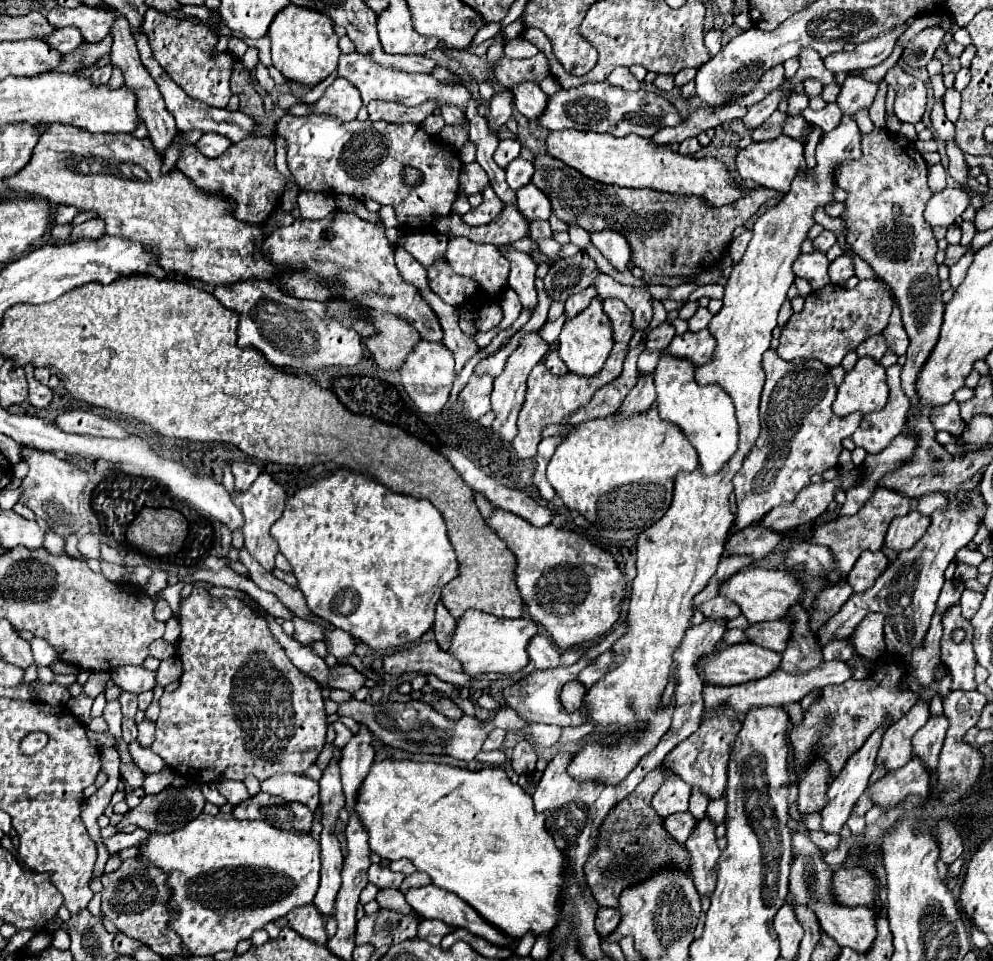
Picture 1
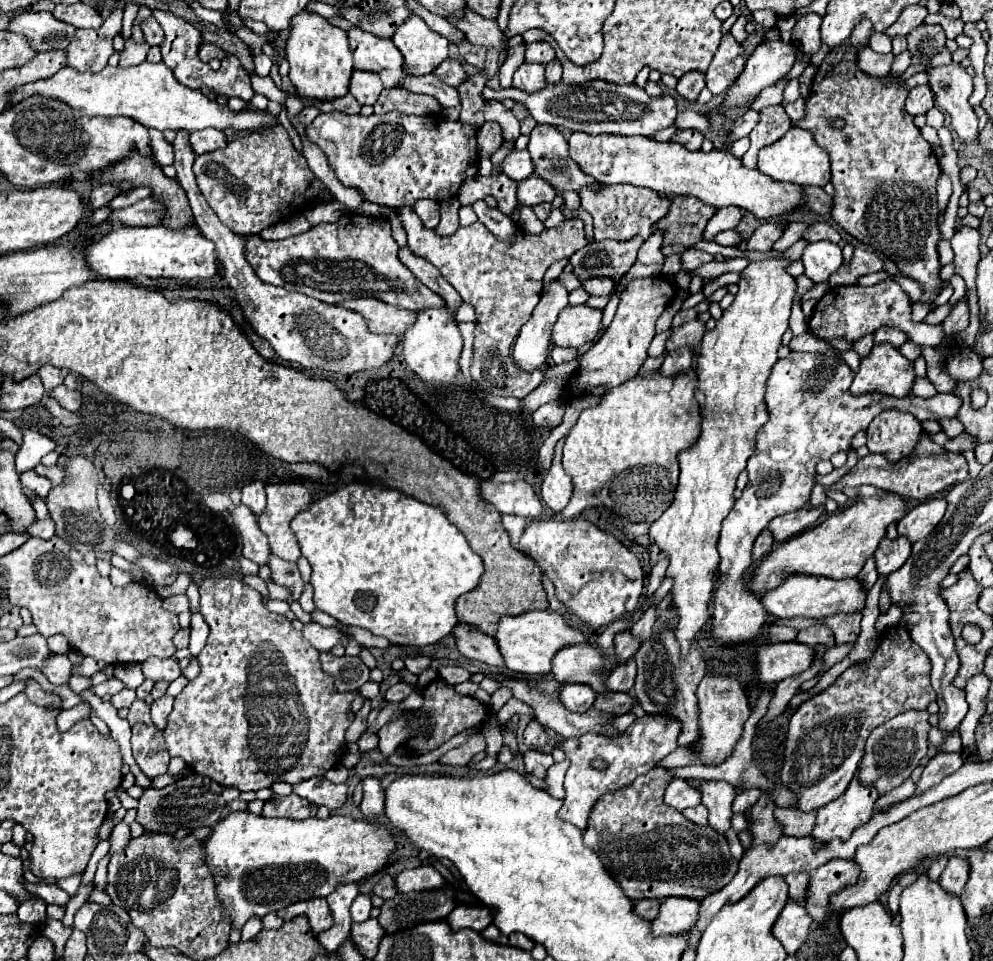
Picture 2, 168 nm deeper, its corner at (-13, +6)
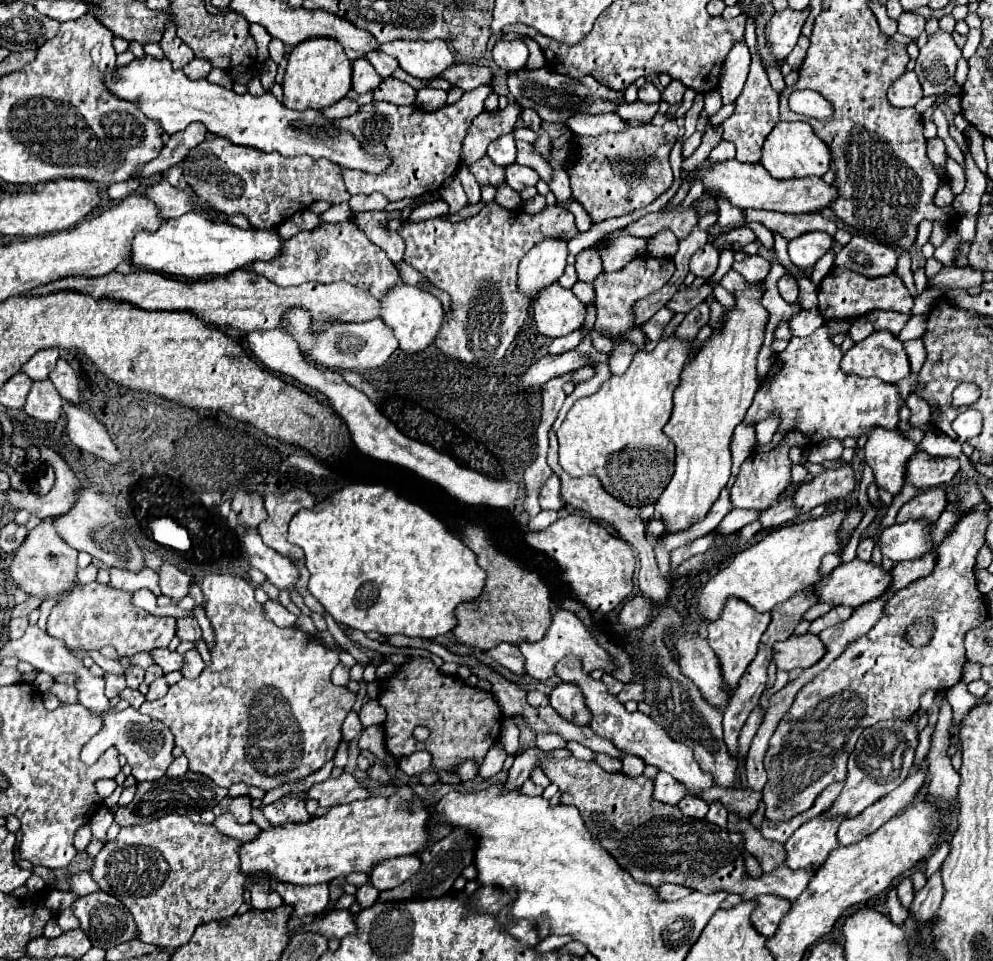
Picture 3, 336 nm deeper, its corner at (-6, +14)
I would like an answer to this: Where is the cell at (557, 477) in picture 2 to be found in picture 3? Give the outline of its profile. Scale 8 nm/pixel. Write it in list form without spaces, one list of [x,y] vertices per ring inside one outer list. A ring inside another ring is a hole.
[[[553,475],[541,489],[539,495],[539,503],[541,509],[551,509],[551,511],[559,511],[561,509],[561,495],[559,495],[559,477]]]

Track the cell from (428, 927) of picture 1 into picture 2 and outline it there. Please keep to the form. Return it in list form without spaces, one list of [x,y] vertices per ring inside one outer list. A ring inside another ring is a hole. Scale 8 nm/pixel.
[[[456,905],[454,911],[446,917],[446,921],[456,931],[464,927],[482,931],[492,923],[492,915],[488,913],[488,909],[484,909],[484,905]]]

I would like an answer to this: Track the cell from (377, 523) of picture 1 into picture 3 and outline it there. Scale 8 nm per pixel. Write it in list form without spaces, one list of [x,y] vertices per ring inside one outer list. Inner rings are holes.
[[[351,483],[351,485],[345,485],[341,491],[329,495],[325,501],[317,503],[313,509],[299,511],[291,519],[291,523],[289,523],[289,541],[305,551],[305,565],[307,565],[307,569],[311,573],[311,579],[309,579],[309,591],[311,591],[311,595],[327,609],[327,613],[331,613],[331,617],[337,623],[343,623],[343,625],[347,625],[351,629],[359,629],[363,633],[377,631],[377,633],[383,633],[383,635],[407,635],[407,637],[433,639],[437,635],[443,635],[443,633],[451,631],[457,625],[455,607],[459,603],[463,603],[463,601],[477,599],[483,593],[483,587],[485,587],[487,573],[477,565],[477,555],[467,545],[463,545],[463,541],[459,537],[455,537],[453,533],[449,533],[447,527],[435,515],[431,515],[421,505],[411,503],[405,497],[397,495],[393,489],[389,489],[385,485]]]

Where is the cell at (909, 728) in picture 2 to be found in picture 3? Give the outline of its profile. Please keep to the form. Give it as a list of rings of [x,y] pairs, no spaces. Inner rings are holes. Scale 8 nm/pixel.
[[[913,715],[909,721],[881,721],[861,733],[857,747],[849,757],[845,787],[833,805],[825,811],[825,817],[857,817],[863,809],[891,793],[907,779],[917,749],[917,719],[919,717]]]

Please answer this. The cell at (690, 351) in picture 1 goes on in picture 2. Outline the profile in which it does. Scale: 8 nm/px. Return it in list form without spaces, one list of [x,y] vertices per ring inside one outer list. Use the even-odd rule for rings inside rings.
[[[692,319],[684,325],[680,325],[680,329],[672,329],[672,337],[668,339],[666,351],[676,351],[680,347],[688,347],[692,349],[692,353],[696,353],[700,349],[700,341],[706,333],[706,325],[698,319]]]

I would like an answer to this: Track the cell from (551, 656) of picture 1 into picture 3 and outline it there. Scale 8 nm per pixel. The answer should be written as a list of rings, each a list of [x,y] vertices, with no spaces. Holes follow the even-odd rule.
[[[565,657],[565,661],[561,661],[561,665],[557,667],[557,675],[563,681],[573,681],[577,687],[581,687],[581,693],[585,695],[587,705],[589,705],[591,715],[593,715],[591,729],[597,735],[601,735],[605,739],[611,739],[617,749],[623,749],[629,755],[635,755],[635,757],[643,759],[647,765],[653,765],[659,771],[665,771],[665,773],[673,775],[689,791],[701,791],[701,789],[713,787],[713,777],[709,777],[707,773],[701,773],[701,769],[699,769],[697,761],[693,759],[693,753],[687,745],[683,745],[681,741],[673,741],[665,733],[665,729],[661,729],[661,725],[657,725],[649,715],[645,715],[641,711],[629,713],[617,697],[607,693],[607,689],[601,681],[595,681],[595,679],[591,679],[591,675],[581,673],[581,665],[577,665],[577,661],[573,661],[573,657]]]

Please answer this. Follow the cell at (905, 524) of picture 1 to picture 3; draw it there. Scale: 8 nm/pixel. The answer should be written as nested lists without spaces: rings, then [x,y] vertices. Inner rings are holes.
[[[941,487],[921,489],[909,503],[905,503],[899,509],[897,521],[905,523],[909,519],[929,519],[935,523],[945,507],[947,507],[947,491],[945,489],[941,489]]]

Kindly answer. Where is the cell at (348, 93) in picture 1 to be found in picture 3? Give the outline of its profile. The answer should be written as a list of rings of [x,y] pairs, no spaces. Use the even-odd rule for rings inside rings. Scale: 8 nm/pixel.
[[[365,59],[353,61],[353,91],[369,93],[381,85],[381,75]]]

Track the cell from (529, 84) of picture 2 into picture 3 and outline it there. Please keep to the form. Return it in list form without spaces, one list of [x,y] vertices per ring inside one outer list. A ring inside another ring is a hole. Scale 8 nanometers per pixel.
[[[499,39],[495,45],[493,45],[493,61],[503,69],[503,71],[513,71],[513,69],[521,69],[525,67],[527,63],[527,45],[521,41],[521,39],[515,39],[515,41],[505,41],[505,39]]]

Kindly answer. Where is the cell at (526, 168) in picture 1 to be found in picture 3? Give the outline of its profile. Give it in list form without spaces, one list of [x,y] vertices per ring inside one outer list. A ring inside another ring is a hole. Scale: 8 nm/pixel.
[[[505,135],[505,137],[497,137],[489,147],[487,147],[487,155],[493,159],[495,165],[507,167],[511,163],[515,163],[515,139],[513,135]]]

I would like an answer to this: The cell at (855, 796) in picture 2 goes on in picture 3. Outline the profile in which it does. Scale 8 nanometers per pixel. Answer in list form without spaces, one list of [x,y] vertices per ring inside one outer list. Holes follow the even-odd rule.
[[[819,815],[807,823],[803,823],[785,843],[787,849],[787,867],[789,869],[819,869],[829,853],[839,847],[837,829],[841,825],[841,817],[825,819]]]

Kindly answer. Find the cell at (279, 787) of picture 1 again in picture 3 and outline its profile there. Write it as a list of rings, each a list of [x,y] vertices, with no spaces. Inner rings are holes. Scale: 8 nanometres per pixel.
[[[343,773],[337,779],[329,777],[327,781],[315,783],[307,791],[307,797],[315,799],[321,807],[329,809],[333,805],[343,805],[343,803],[351,803],[351,801],[357,801],[357,799],[367,799],[369,791],[353,775]]]

